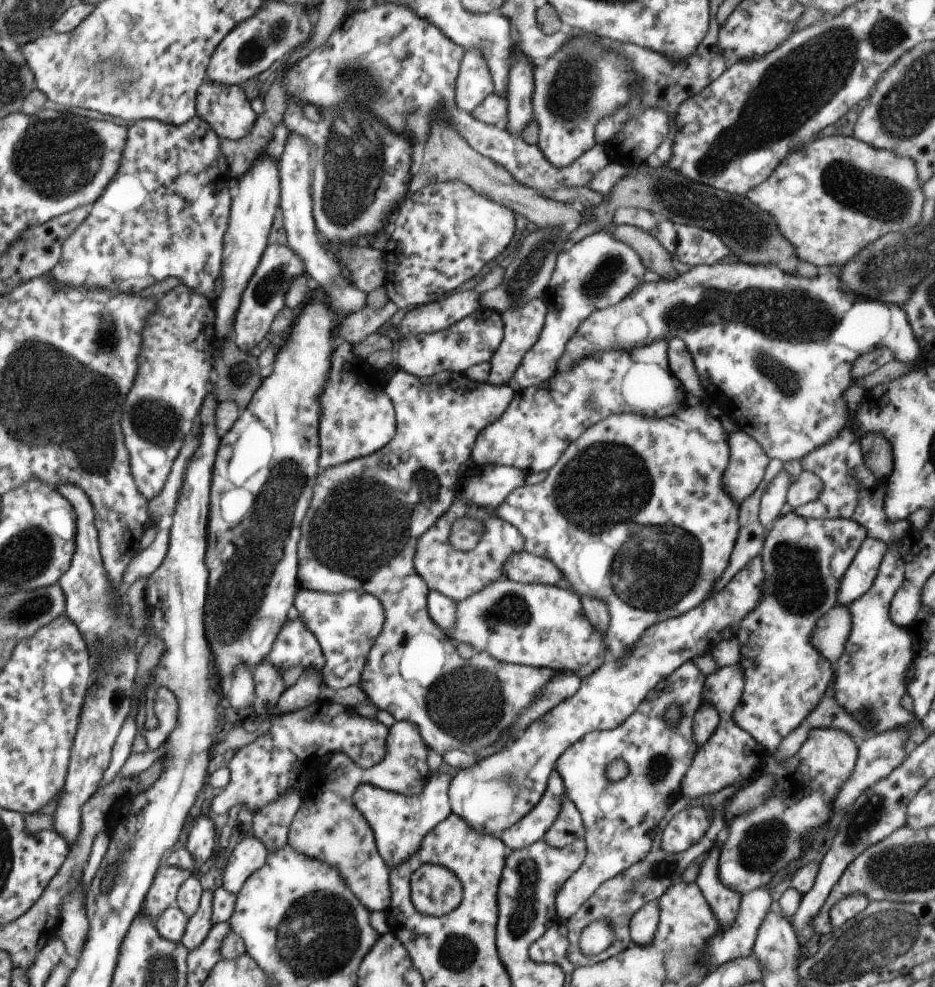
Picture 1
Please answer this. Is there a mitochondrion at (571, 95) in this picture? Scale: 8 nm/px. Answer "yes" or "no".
yes

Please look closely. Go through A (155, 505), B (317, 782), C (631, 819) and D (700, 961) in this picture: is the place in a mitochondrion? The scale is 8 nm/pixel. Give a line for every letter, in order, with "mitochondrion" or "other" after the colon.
A: other
B: other
C: other
D: other

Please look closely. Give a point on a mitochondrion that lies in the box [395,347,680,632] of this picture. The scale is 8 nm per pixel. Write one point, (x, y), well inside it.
(608, 482)

